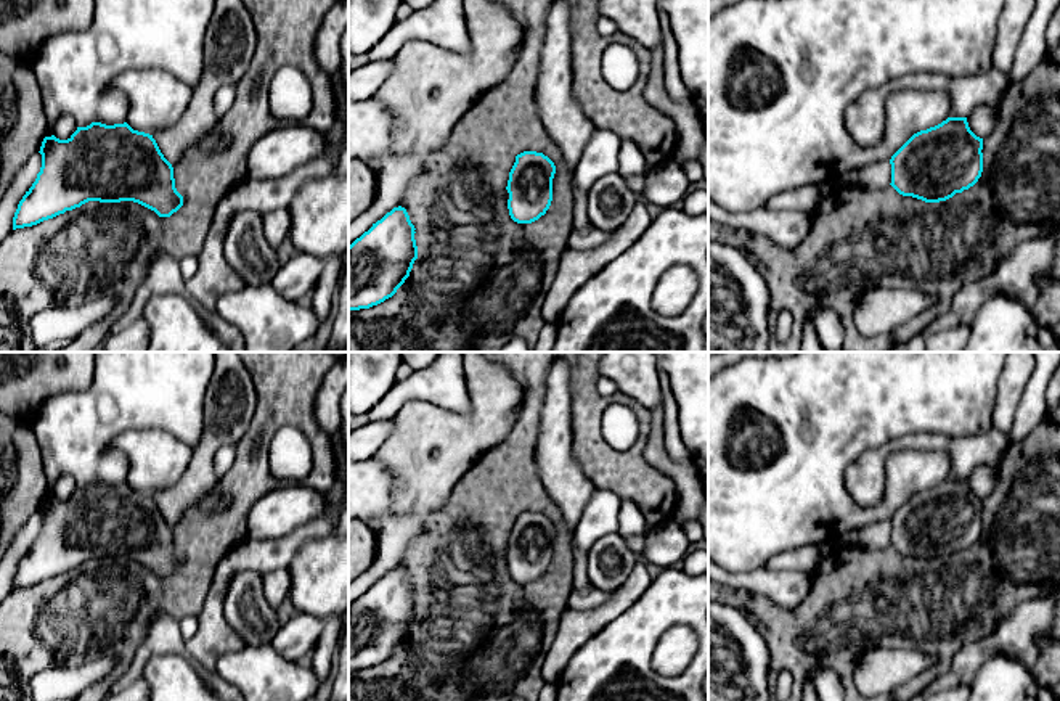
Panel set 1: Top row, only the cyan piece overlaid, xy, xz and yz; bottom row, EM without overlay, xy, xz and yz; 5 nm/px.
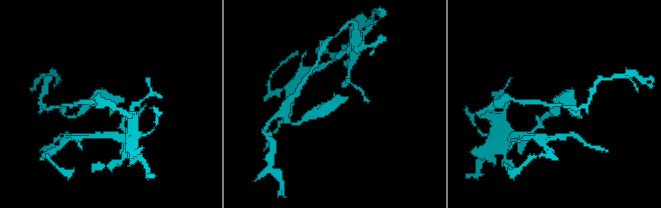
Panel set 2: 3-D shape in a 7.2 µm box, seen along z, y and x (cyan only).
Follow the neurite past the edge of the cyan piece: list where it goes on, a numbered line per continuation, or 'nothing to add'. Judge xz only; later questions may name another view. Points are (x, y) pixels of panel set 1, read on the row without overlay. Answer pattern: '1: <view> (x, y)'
nothing to add

